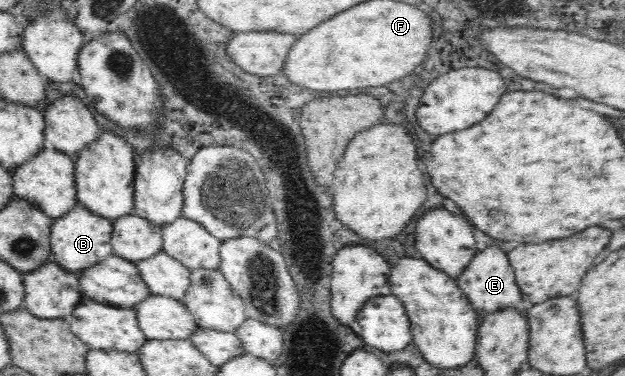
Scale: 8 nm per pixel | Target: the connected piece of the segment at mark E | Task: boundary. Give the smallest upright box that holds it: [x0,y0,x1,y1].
[455,244,528,318]

